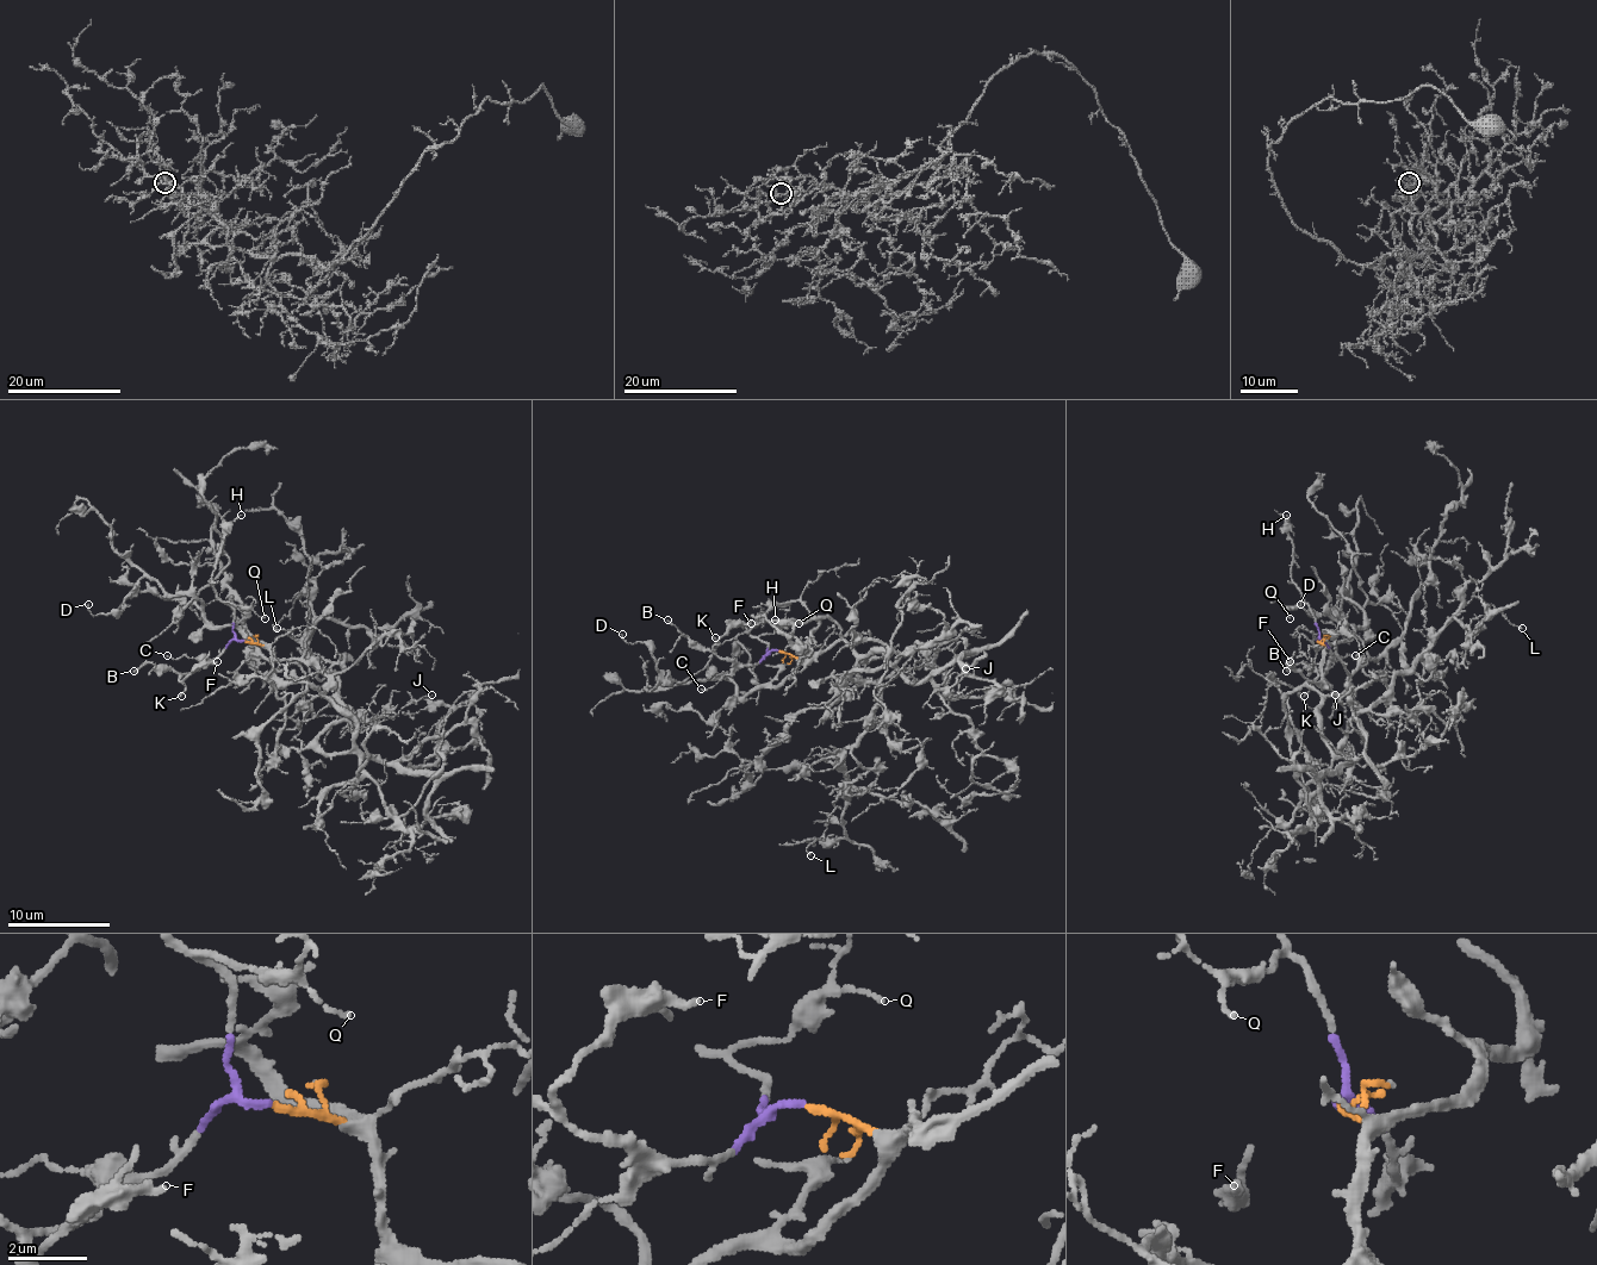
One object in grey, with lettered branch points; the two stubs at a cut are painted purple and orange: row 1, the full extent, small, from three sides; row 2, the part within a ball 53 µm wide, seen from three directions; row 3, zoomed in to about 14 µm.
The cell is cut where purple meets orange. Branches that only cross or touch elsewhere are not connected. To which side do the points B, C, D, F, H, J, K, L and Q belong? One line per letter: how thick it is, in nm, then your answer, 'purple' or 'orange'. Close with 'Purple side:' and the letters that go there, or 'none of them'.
B: 120 nm | purple
C: 110 nm | purple
D: 110 nm | orange
F: 200 nm | purple
H: 120 nm | purple
J: 80 nm | orange
K: 130 nm | purple
L: 150 nm | orange
Q: 100 nm | purple
Purple side: B, C, F, H, K, Q

